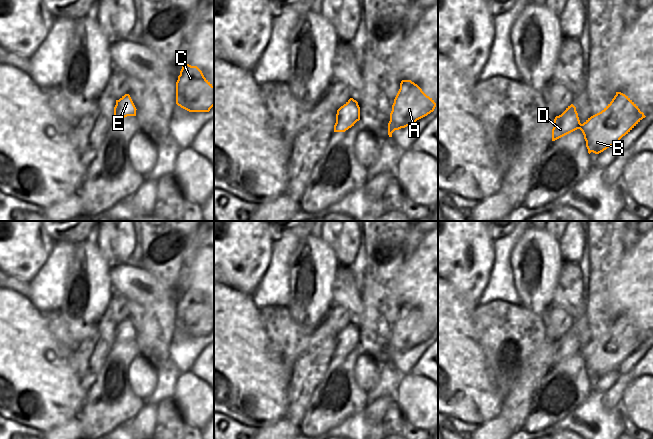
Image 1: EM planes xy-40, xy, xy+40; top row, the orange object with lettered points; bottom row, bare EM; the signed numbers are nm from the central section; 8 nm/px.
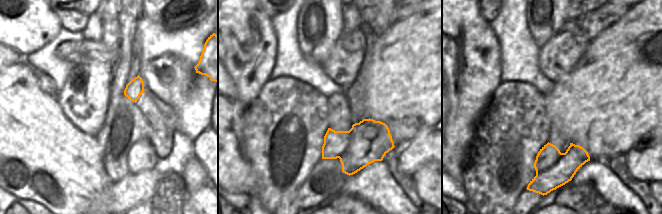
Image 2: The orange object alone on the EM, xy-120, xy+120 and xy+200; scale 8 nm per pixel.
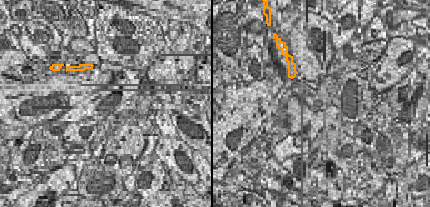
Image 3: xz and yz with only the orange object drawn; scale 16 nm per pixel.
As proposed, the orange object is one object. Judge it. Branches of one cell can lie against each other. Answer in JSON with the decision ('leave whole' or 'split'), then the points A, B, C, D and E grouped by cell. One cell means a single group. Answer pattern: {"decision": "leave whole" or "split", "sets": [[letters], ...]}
{"decision": "split", "sets": [["A", "B", "C", "D"], ["E"]]}

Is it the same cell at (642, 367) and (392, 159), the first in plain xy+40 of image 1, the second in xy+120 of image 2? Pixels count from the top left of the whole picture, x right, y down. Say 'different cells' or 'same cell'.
different cells

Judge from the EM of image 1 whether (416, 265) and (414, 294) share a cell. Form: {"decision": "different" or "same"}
{"decision": "same"}

